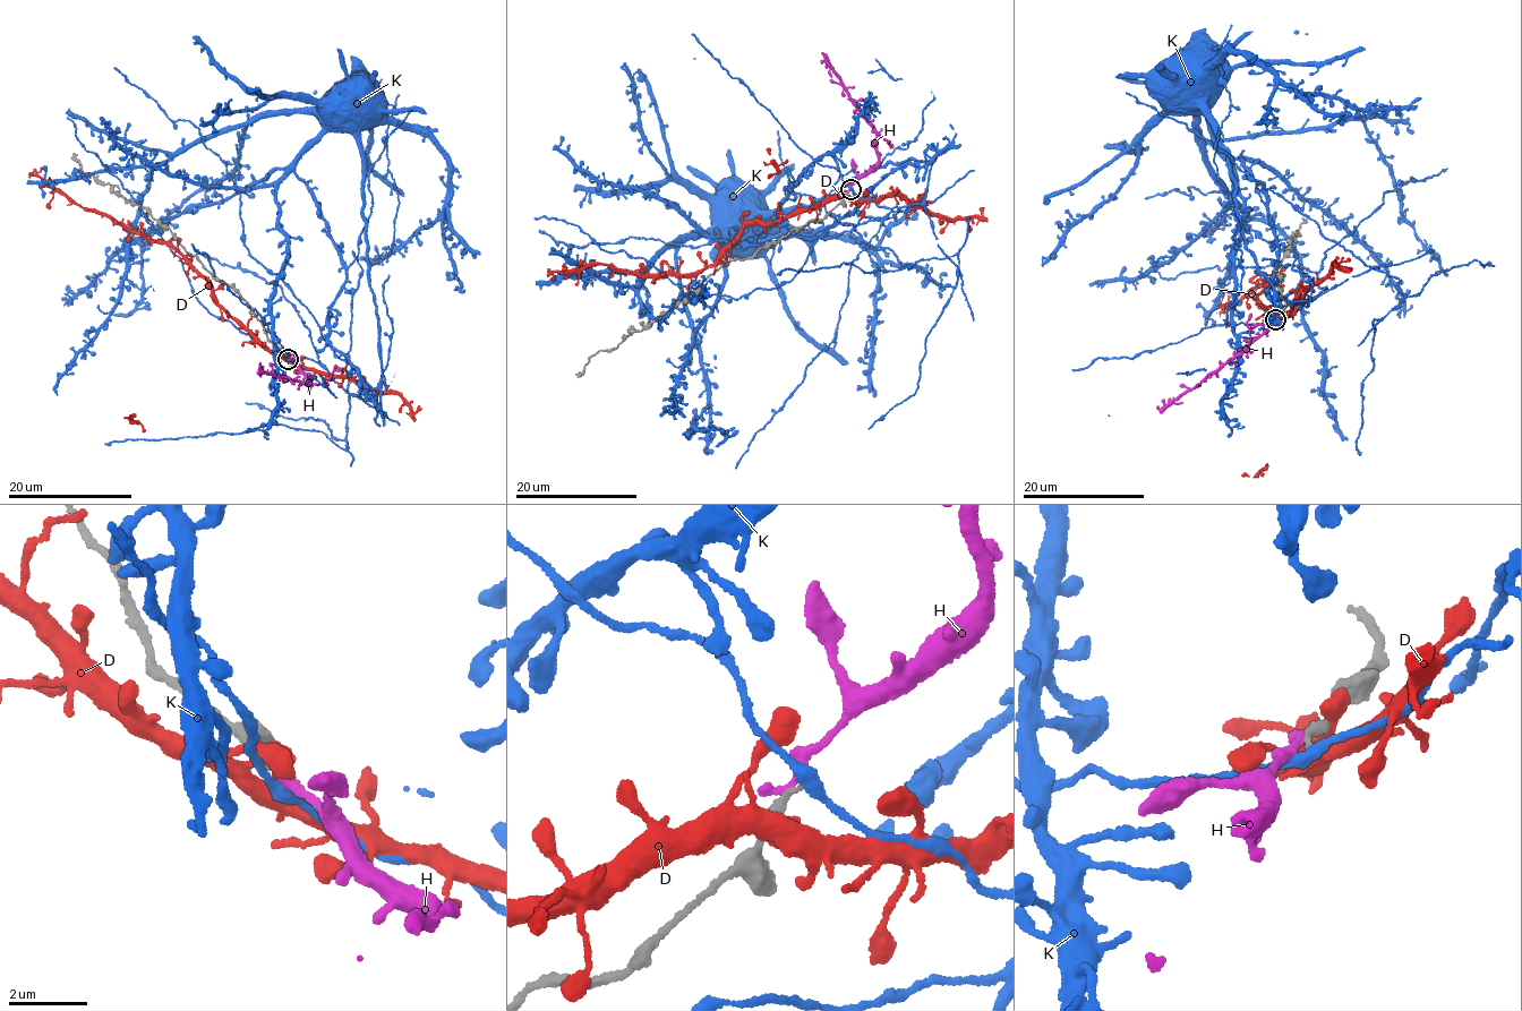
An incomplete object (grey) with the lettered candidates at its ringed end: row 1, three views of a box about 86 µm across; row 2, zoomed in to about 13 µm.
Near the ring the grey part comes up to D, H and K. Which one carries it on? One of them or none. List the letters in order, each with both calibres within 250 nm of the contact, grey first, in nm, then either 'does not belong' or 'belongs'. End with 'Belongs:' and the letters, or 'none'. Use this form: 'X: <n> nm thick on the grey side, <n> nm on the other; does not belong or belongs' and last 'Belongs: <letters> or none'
D: 260 nm thick on the grey side, 400 nm on the other; does not belong
H: 280 nm thick on the grey side, 220 nm on the other; does not belong
K: 160 nm thick on the grey side, 280 nm on the other; does not belong
Belongs: none

